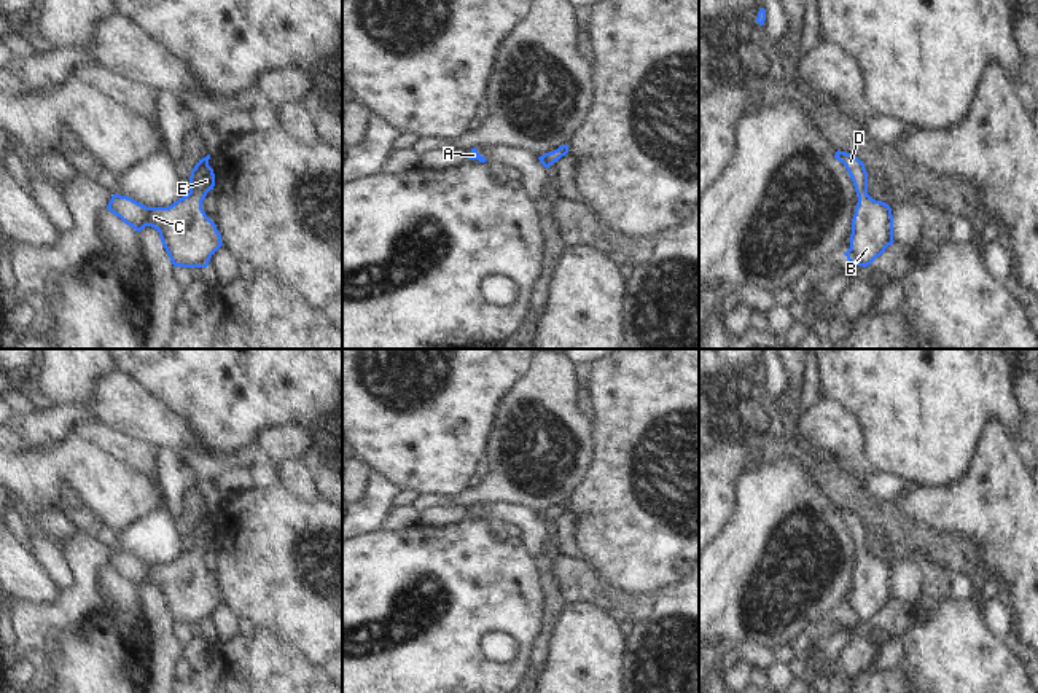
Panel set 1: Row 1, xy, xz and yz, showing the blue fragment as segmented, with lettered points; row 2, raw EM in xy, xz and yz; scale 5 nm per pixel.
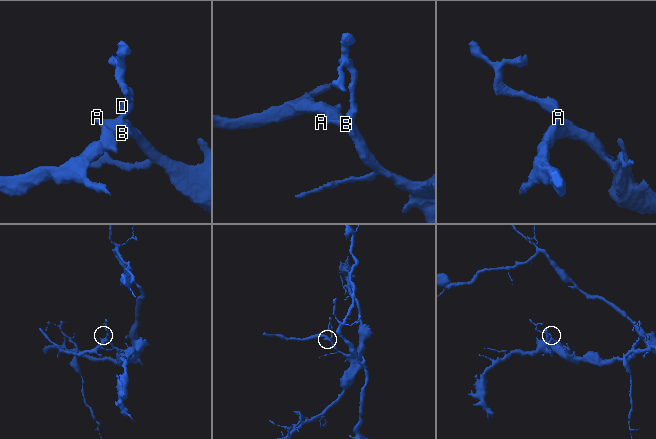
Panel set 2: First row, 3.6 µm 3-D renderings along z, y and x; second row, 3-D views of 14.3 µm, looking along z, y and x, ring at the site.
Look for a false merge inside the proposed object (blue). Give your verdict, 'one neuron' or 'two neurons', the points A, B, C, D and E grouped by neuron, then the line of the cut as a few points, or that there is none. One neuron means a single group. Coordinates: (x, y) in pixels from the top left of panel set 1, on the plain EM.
one neuron | A B C D E | no cut

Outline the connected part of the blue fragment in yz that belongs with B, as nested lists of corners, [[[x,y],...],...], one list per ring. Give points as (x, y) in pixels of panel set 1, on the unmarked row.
[[[836,508],[855,543],[858,561],[852,575],[850,605],[844,610],[850,621],[869,623],[893,597],[893,572],[888,561],[868,551],[868,529],[857,513]]]

